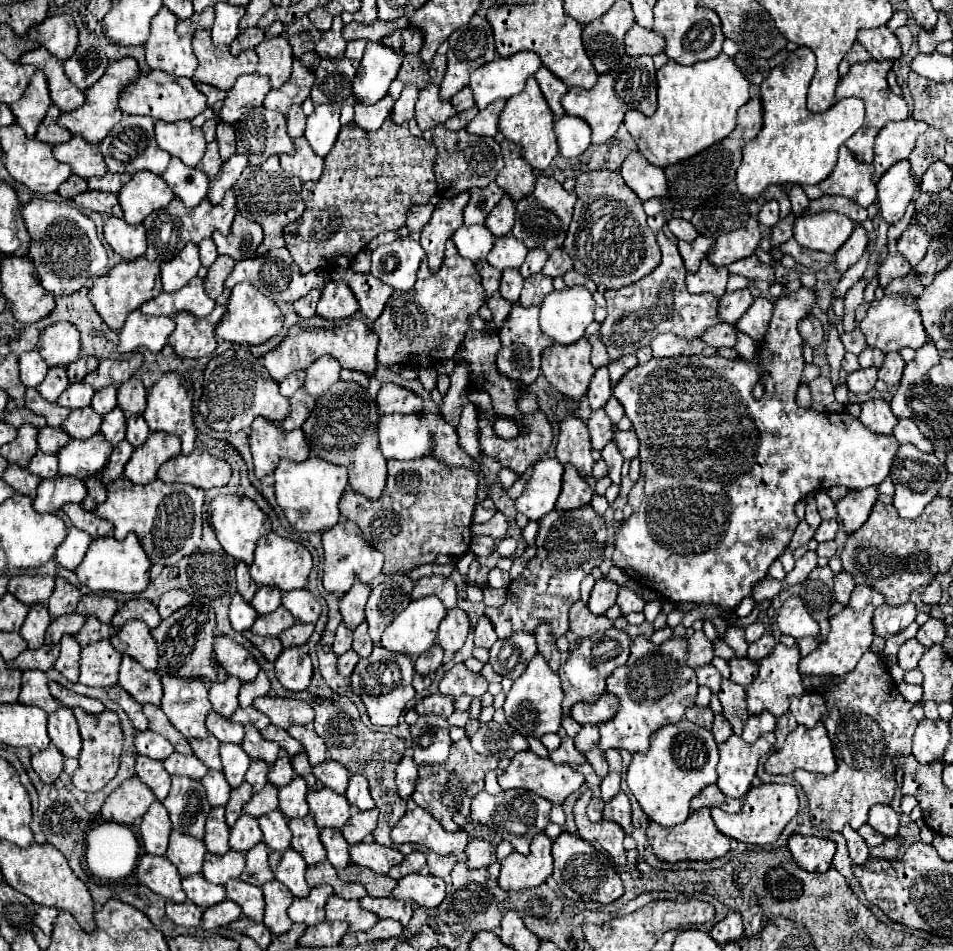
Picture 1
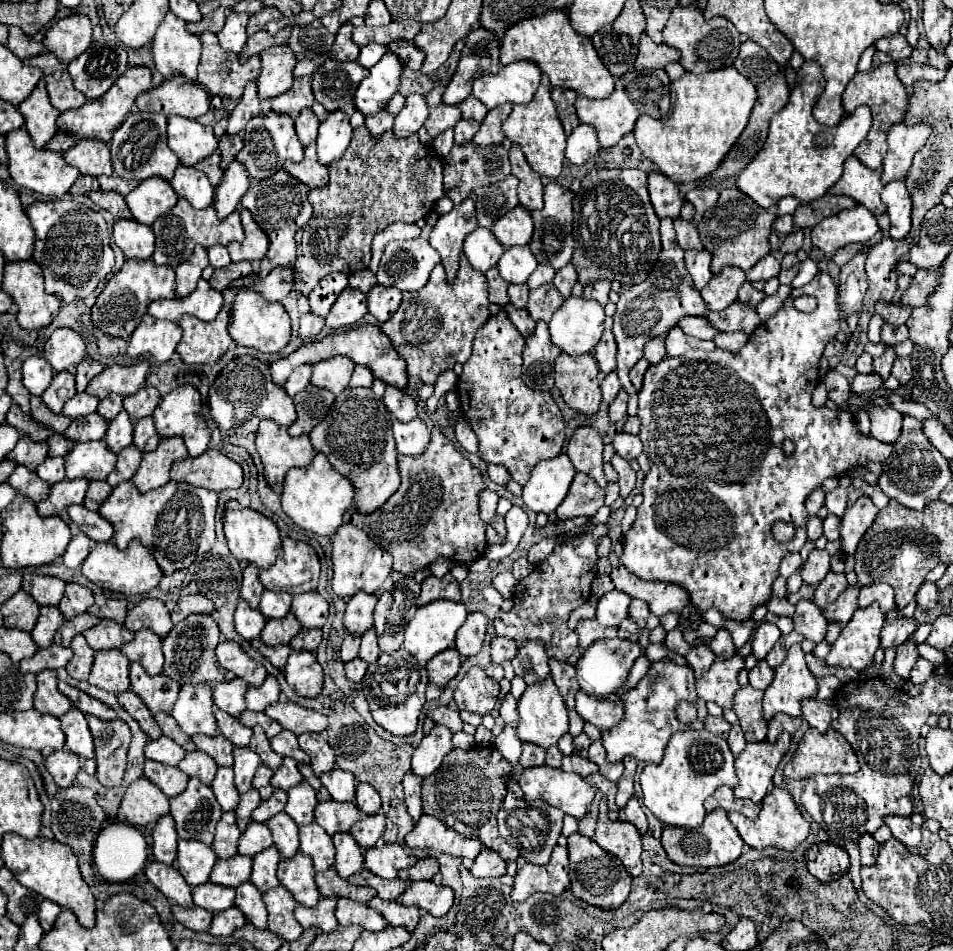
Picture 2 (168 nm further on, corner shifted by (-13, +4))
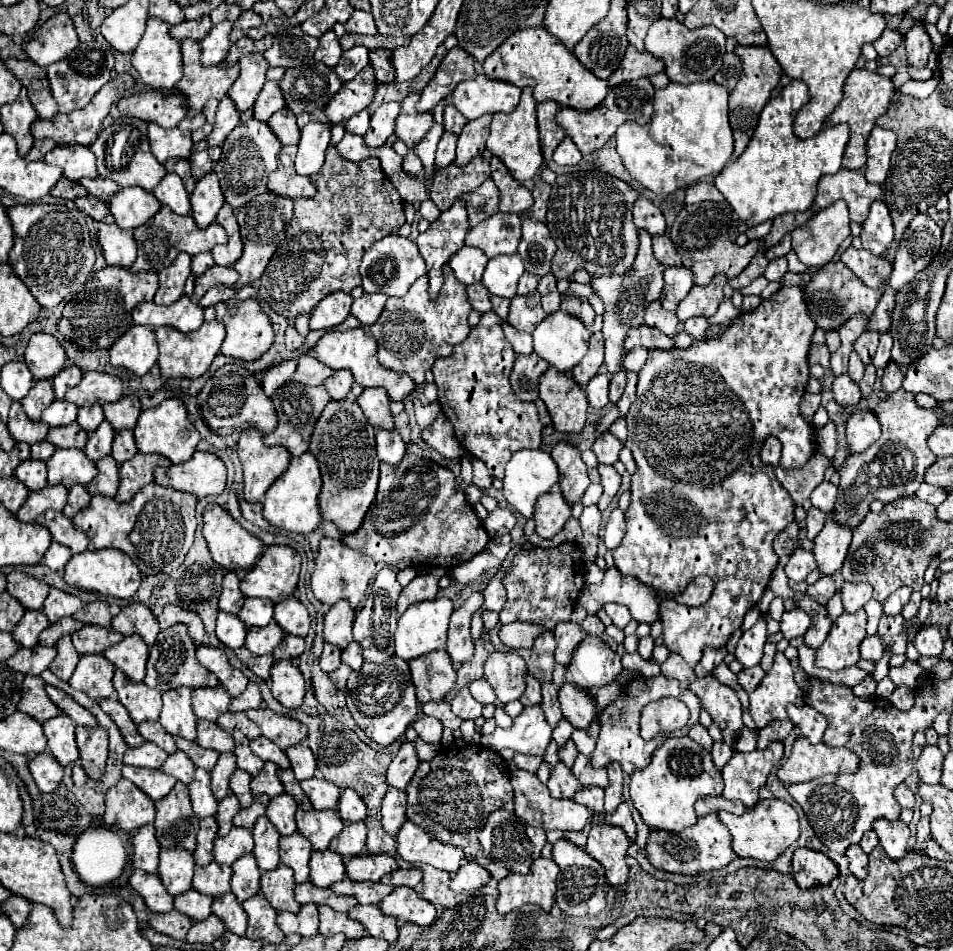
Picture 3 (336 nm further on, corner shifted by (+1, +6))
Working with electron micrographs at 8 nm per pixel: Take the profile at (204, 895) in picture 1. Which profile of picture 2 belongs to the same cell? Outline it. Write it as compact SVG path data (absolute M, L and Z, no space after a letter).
M207 881L199 887L193 887L193 901L197 907L203 907L211 913L219 913L235 905L235 889L219 887L217 883Z

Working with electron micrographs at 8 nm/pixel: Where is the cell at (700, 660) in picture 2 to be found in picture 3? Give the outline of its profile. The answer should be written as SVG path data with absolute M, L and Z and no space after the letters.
M677 653L669 655L669 659L661 665L661 673L669 679L677 679L681 683L681 689L687 689L695 681L693 669Z

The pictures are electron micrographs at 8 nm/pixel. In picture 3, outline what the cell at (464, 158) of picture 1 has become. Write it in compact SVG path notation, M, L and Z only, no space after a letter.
M475 157L469 165L463 167L451 163L449 167L439 169L435 173L429 197L441 211L445 211L455 203L455 199L477 189L487 177L489 177L489 161L485 161L483 157Z

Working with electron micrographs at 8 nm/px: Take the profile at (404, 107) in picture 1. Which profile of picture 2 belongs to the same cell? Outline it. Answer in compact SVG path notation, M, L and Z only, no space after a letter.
M409 95L405 99L405 107L401 109L401 113L395 119L393 125L393 133L395 137L407 137L411 133L417 133L421 129L421 125L425 123L429 115L429 107L423 95Z

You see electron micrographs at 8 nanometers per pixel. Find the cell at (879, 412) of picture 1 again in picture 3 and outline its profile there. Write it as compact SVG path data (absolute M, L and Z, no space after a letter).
M855 411L845 425L847 445L851 453L861 453L881 435L881 425L873 411Z

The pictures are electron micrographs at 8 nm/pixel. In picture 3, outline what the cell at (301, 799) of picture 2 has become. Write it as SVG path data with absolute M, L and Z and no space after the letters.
M281 793L269 801L265 817L275 825L279 835L287 837L295 833L295 811L297 803L293 801L293 797L289 797L289 793Z

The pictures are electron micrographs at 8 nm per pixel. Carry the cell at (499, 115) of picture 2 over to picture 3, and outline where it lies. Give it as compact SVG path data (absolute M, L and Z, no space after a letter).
M491 115L467 121L457 139L457 165L467 165L473 157L481 157L481 153L485 151L485 141L489 137L489 123Z

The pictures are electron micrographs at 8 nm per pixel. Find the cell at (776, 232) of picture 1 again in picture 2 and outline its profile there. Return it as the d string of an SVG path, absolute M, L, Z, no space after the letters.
M793 231L791 235L785 237L785 241L781 243L781 253L797 253L801 249L801 243L803 243L803 231Z

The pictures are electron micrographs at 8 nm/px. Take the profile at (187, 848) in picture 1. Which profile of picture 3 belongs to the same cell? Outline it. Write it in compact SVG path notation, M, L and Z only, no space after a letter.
M161 849L159 853L159 877L167 893L177 897L191 889L191 877L195 869L193 855L185 849Z

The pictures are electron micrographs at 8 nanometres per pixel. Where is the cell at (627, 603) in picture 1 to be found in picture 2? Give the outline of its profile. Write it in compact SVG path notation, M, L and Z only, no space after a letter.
M633 599L629 605L629 615L635 619L647 619L651 611L647 611L647 603L643 603L641 599Z

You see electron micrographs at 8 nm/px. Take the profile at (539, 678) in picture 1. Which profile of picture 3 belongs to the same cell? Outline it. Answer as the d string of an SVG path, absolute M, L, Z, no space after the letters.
M525 707L523 713L513 719L509 729L495 731L493 735L481 737L481 743L493 751L511 747L517 753L525 755L543 755L547 743L551 741L551 727L543 717L541 707Z

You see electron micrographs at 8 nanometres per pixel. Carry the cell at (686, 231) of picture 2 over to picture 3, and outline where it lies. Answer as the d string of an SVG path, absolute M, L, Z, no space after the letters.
M667 235L661 237L653 237L653 255L657 257L657 261L663 267L673 267L673 265L681 265L681 257L677 255L671 239Z

